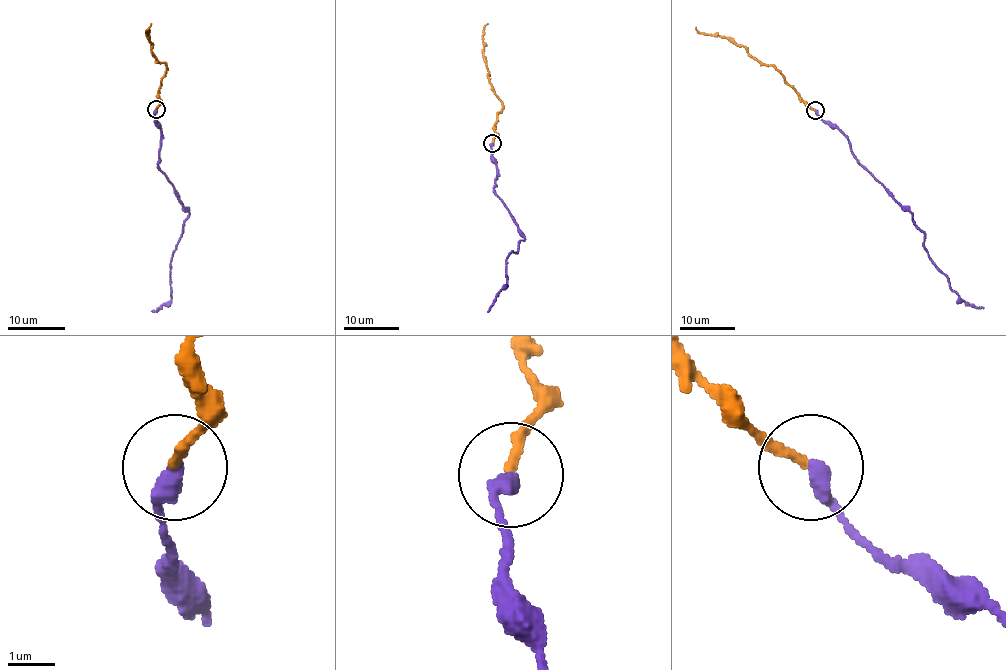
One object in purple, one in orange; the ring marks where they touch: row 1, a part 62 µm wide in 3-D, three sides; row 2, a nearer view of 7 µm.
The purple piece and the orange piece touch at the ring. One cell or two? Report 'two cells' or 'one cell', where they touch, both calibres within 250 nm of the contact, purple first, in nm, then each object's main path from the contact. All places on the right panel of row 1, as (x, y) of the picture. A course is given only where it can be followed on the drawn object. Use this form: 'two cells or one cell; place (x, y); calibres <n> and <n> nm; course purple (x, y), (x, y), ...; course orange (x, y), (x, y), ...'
one cell; place (815, 110); calibres 400 and 200 nm; course purple (815, 111), (845, 136), (852, 155), (911, 214), (925, 235), (929, 258), (950, 288), (965, 303), (983, 307); course orange (815, 111), (774, 68), (756, 61), (742, 45), (699, 33), (695, 27)

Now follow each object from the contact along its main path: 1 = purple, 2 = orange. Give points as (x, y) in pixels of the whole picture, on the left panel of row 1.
1: (156, 109), (155, 122), (161, 135), (158, 168), (189, 215), (171, 261), (171, 299), (156, 310), (151, 310)
2: (156, 109), (158, 89), (166, 65), (155, 58), (146, 35), (151, 24)

